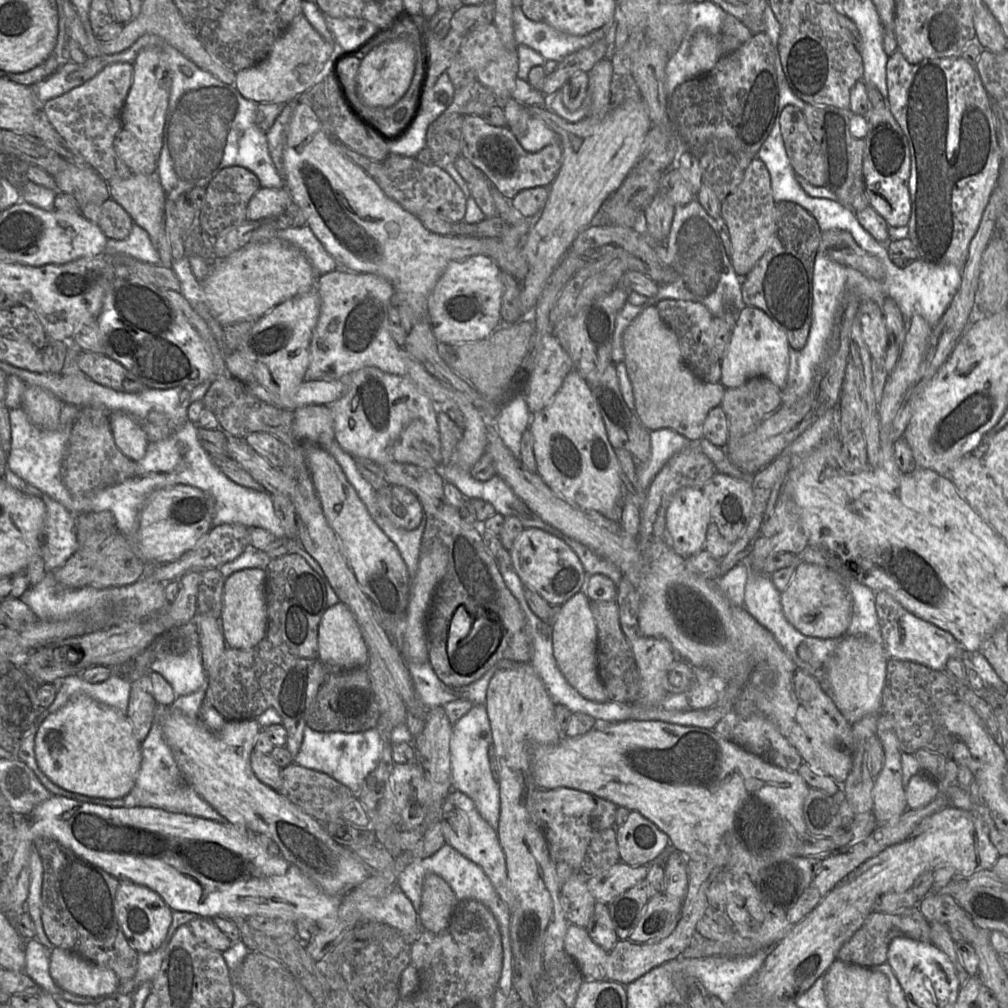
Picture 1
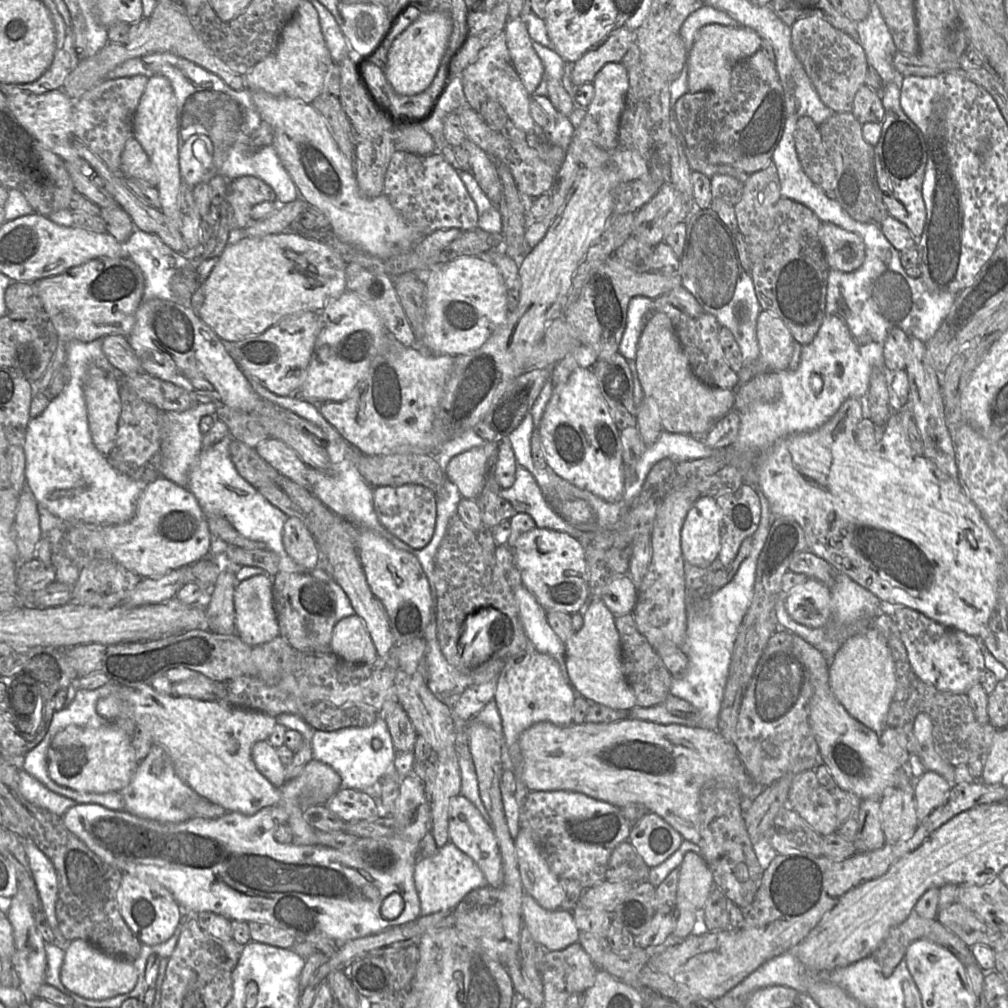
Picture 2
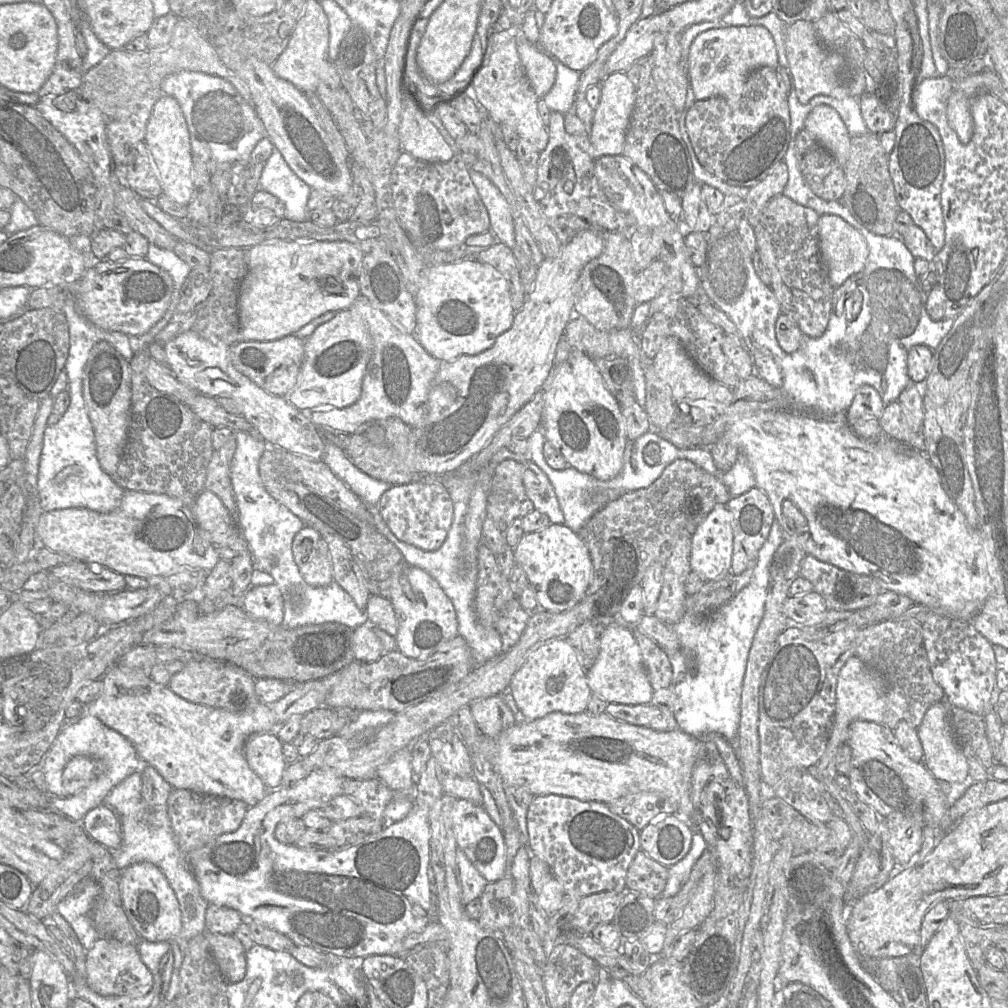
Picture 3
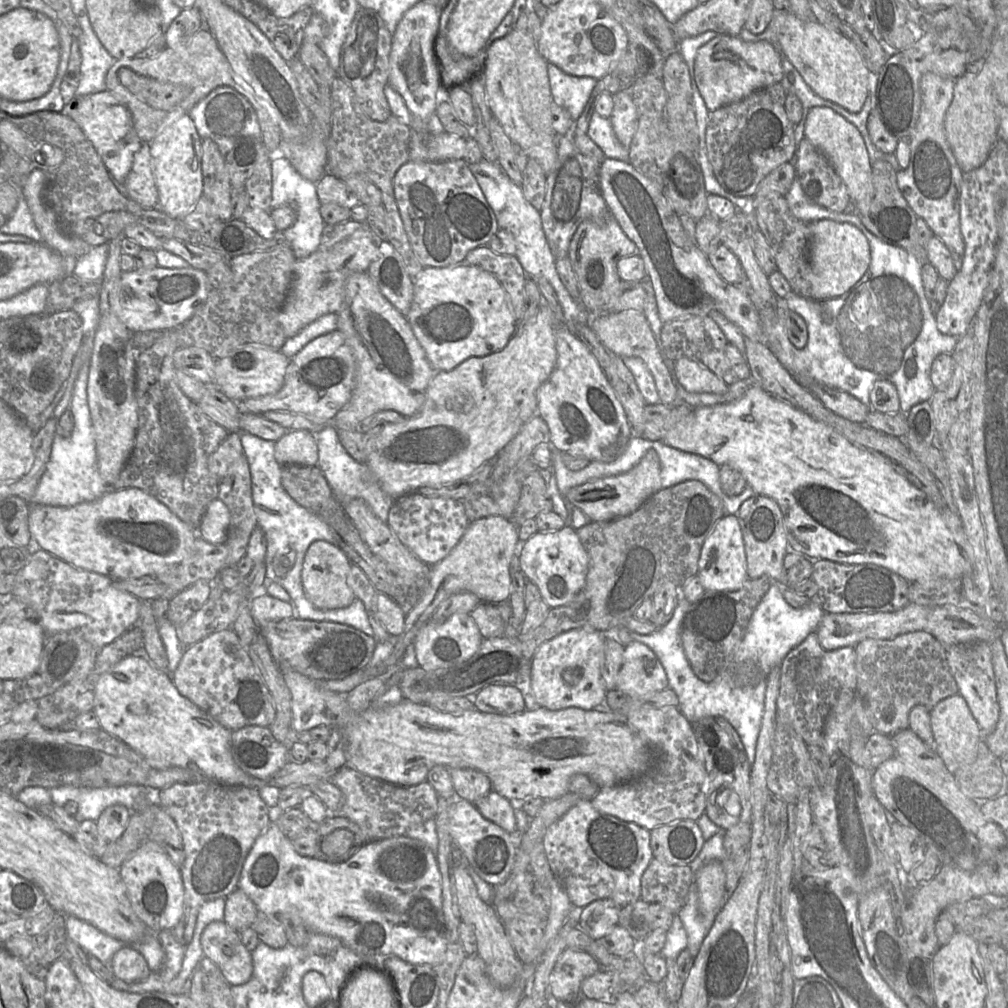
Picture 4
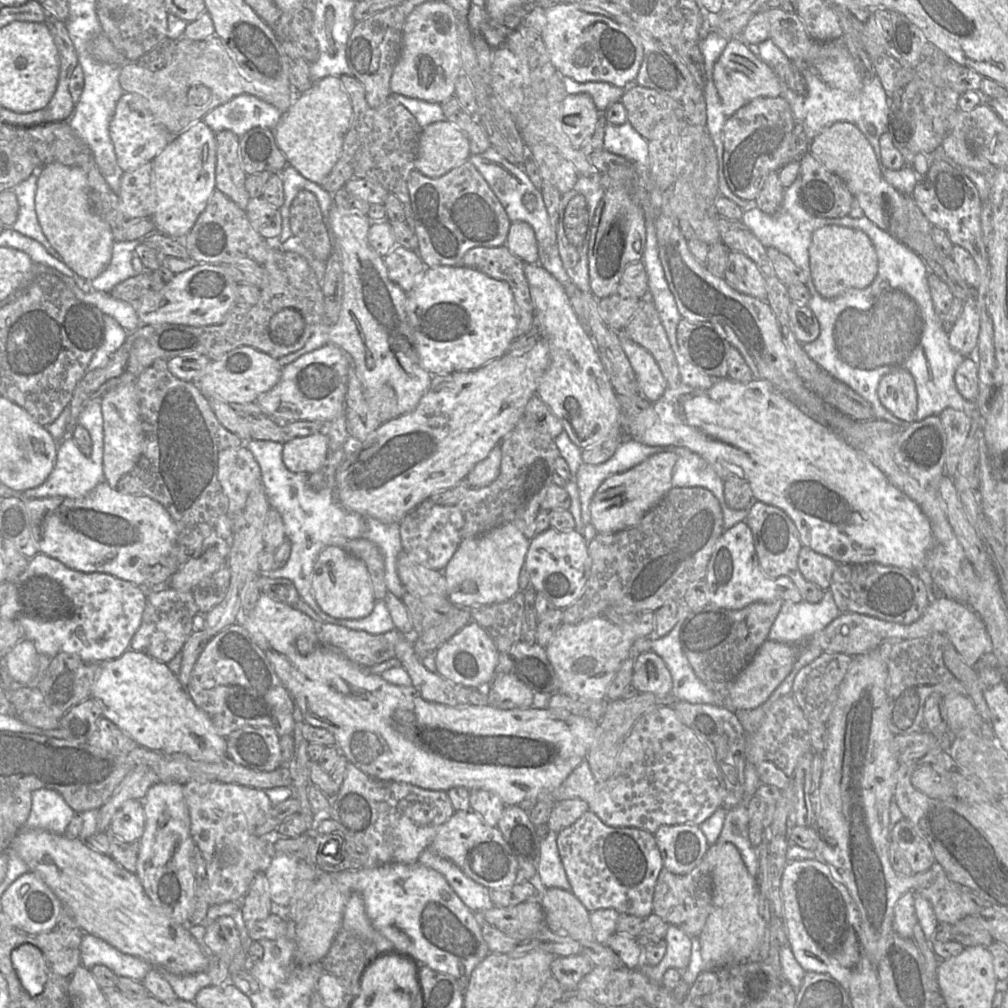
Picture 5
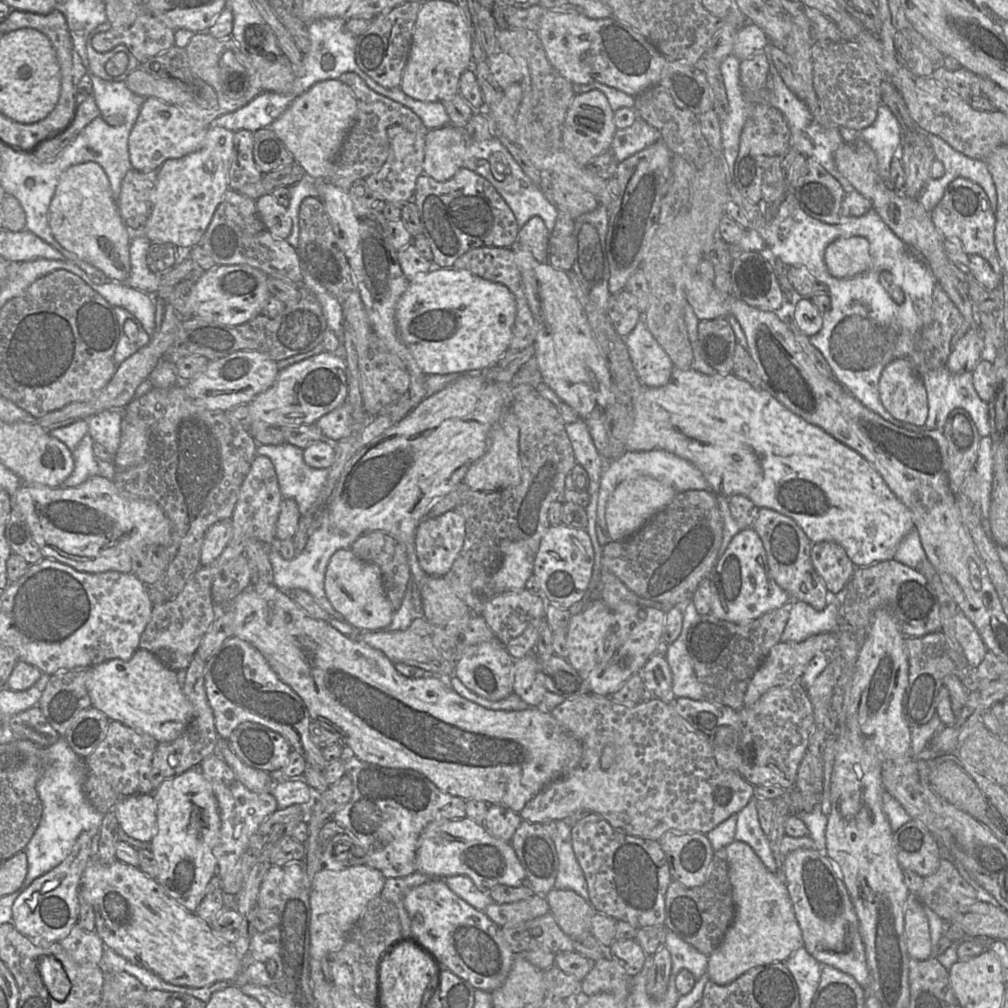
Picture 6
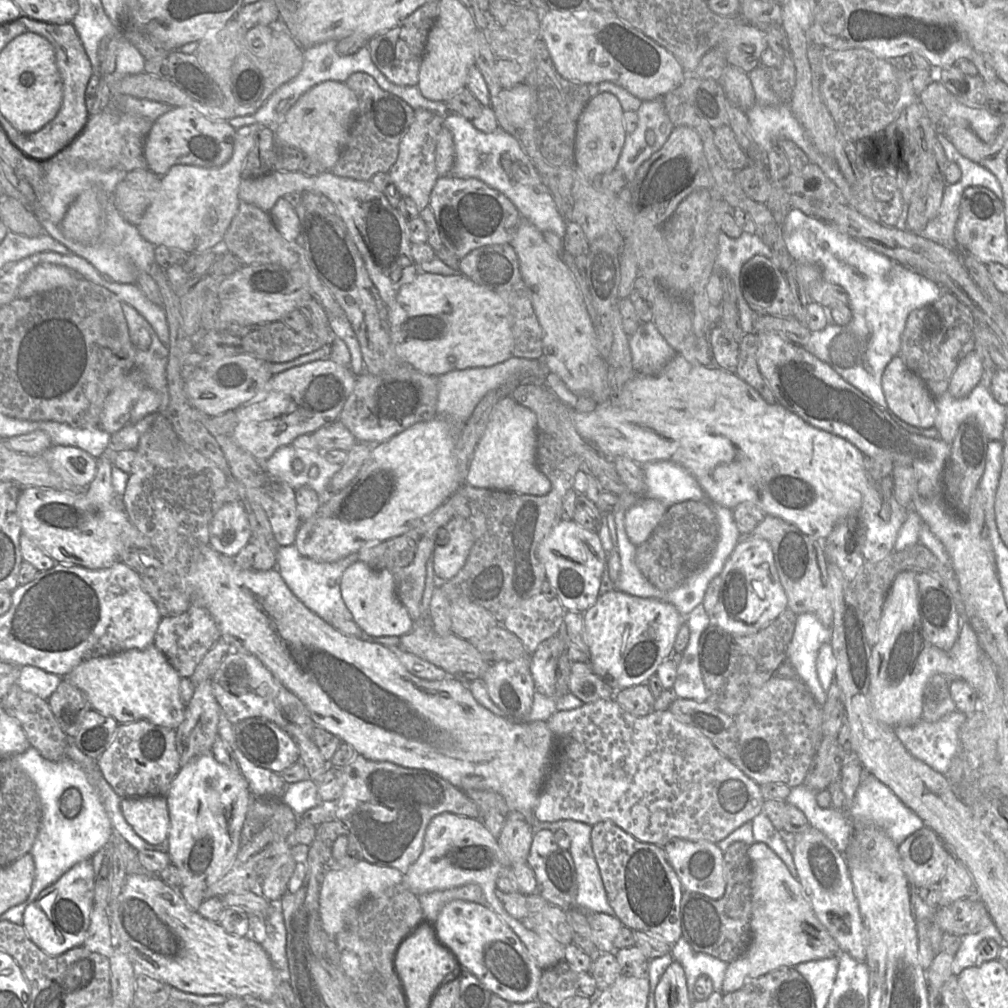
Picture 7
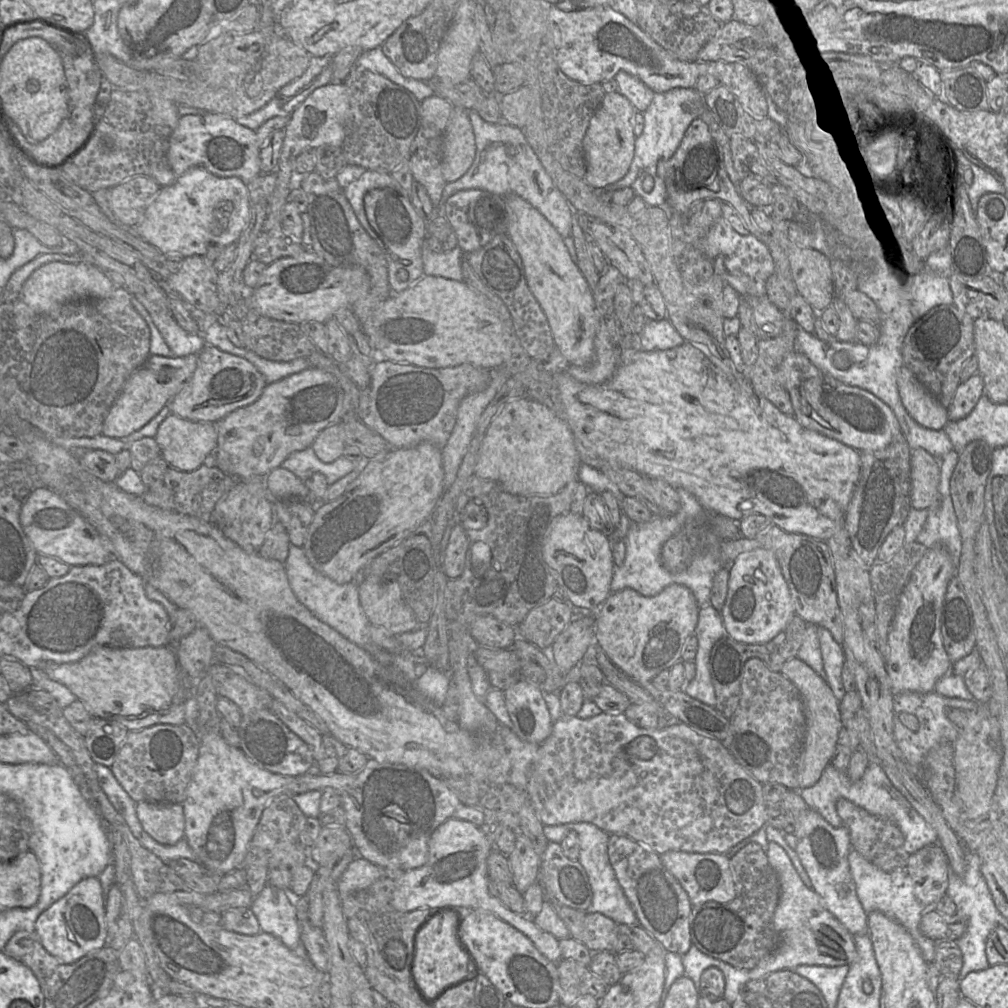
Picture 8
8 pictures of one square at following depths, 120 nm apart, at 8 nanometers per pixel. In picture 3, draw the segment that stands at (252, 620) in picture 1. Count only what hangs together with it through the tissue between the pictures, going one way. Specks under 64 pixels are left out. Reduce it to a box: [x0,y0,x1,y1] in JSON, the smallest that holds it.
[242,586,284,625]

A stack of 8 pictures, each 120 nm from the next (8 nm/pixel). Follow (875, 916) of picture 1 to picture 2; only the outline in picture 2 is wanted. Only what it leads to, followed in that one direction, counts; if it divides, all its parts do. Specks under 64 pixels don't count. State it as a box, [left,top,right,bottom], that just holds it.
[871,911,976,977]

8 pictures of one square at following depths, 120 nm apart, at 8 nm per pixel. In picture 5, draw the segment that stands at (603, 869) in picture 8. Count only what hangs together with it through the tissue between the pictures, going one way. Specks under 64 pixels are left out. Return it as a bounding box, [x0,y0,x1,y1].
[536,829,571,891]

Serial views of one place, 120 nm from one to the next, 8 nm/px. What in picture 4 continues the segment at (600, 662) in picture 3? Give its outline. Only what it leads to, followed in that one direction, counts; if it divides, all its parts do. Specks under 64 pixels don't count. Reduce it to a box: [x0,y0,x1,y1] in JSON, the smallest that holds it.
[615,641,669,699]

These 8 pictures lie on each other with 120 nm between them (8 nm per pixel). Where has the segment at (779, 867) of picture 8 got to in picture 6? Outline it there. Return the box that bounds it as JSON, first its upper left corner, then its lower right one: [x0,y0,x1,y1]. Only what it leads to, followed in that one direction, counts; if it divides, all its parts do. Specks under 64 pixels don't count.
[706,842,803,985]

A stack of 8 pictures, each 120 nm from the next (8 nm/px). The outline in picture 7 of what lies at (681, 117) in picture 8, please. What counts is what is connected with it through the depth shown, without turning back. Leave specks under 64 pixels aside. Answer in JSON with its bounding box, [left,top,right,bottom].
[597,81,675,186]

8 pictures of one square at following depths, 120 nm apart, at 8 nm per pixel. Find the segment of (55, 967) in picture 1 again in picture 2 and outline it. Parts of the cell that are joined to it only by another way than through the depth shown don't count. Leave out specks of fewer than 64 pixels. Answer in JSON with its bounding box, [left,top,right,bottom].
[61,940,138,1000]

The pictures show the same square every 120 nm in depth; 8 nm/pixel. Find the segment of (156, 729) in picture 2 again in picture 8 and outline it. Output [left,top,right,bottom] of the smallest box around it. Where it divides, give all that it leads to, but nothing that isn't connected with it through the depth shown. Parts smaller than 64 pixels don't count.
[44,645,186,731]

